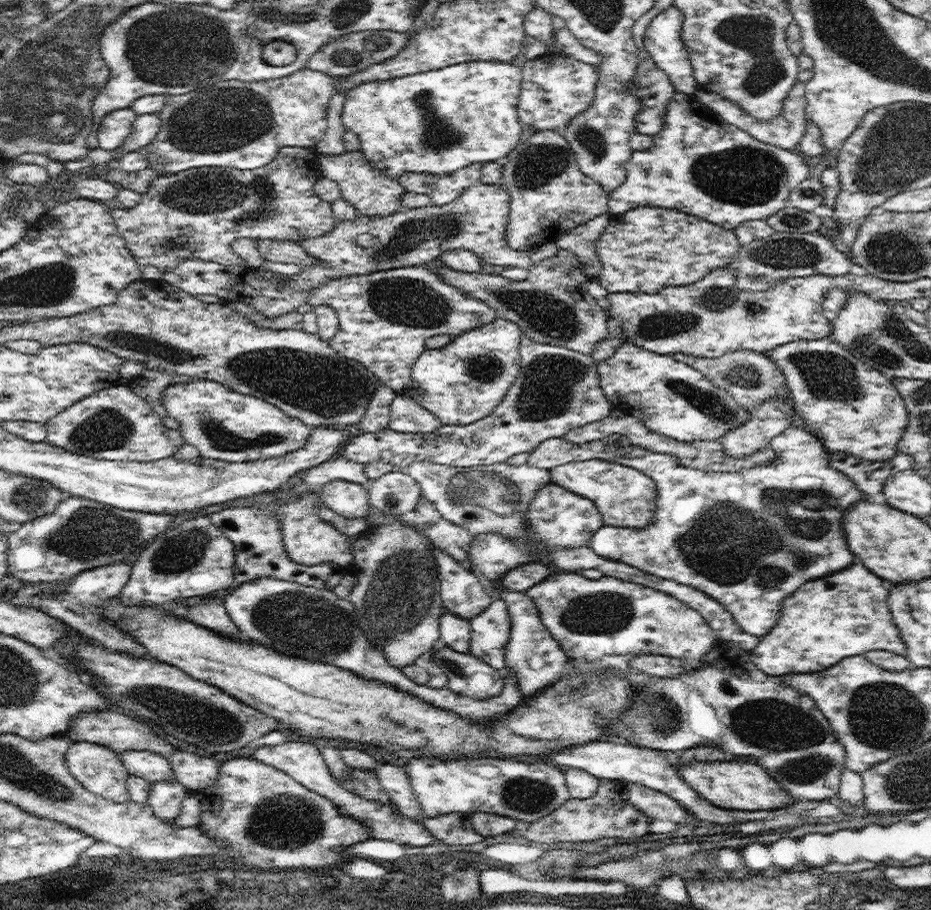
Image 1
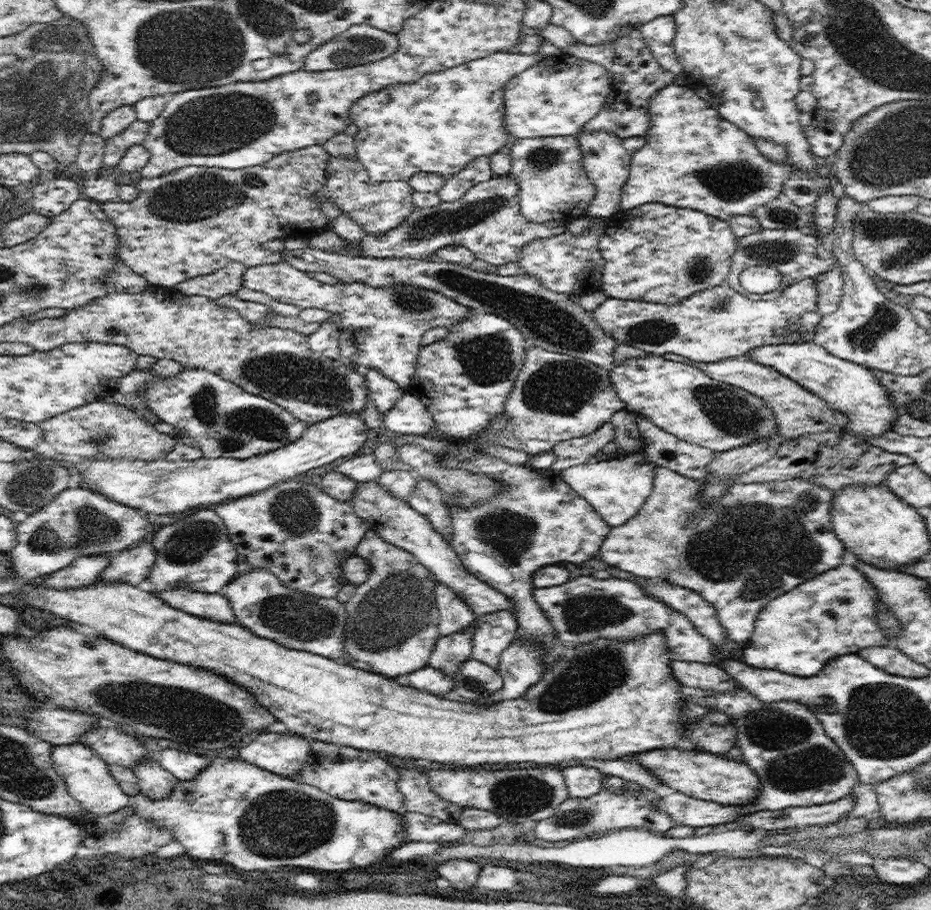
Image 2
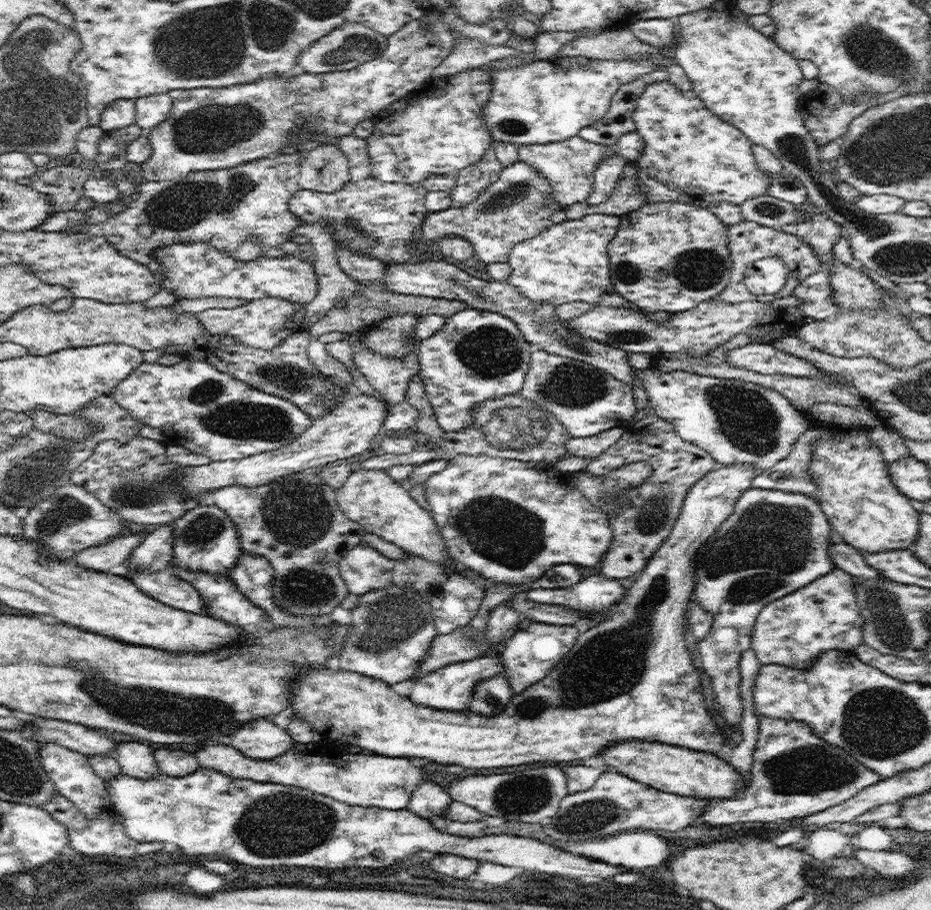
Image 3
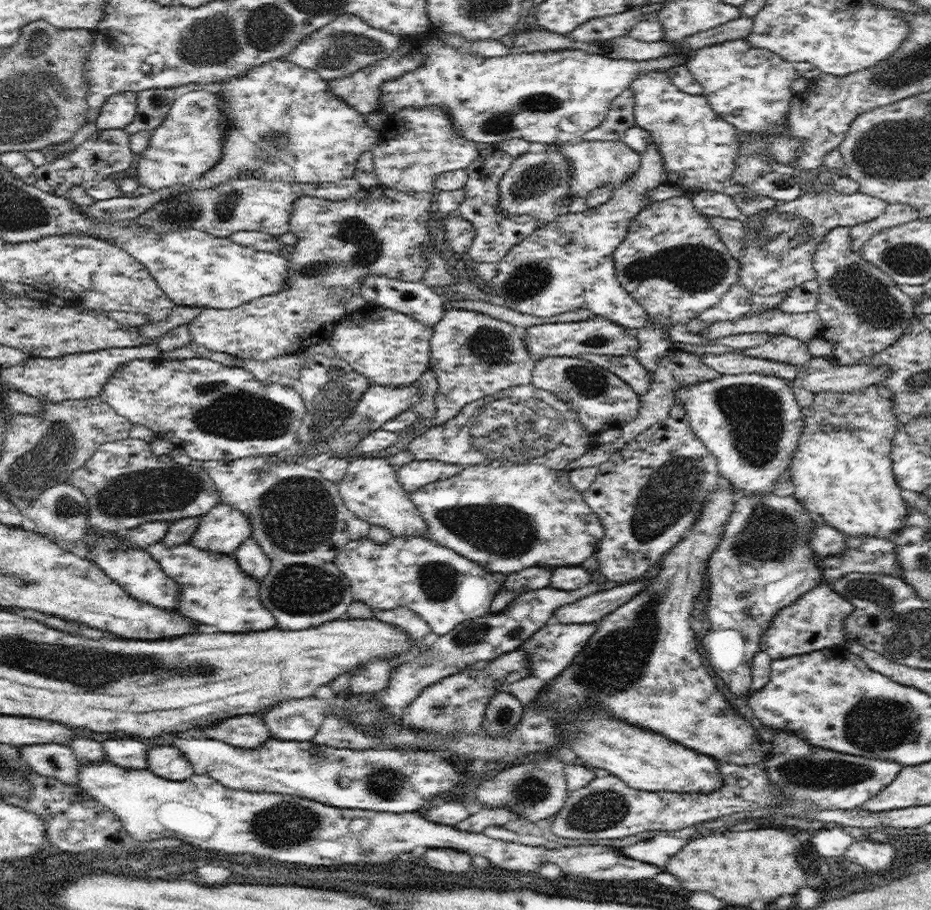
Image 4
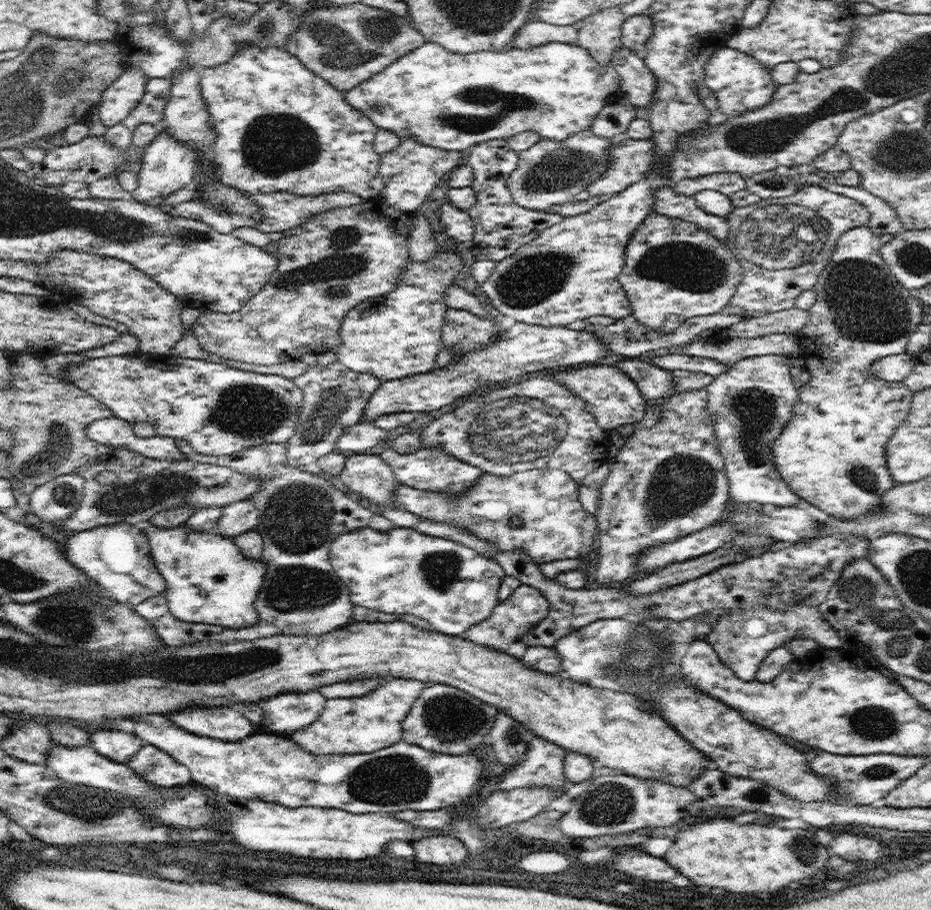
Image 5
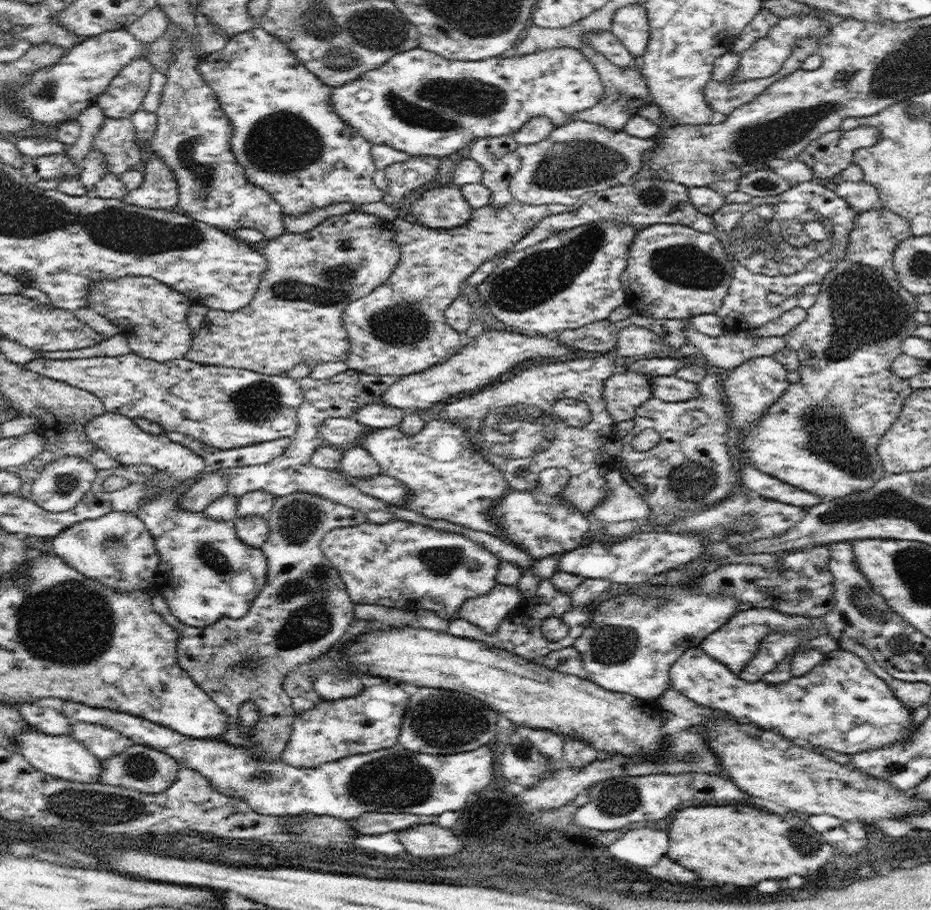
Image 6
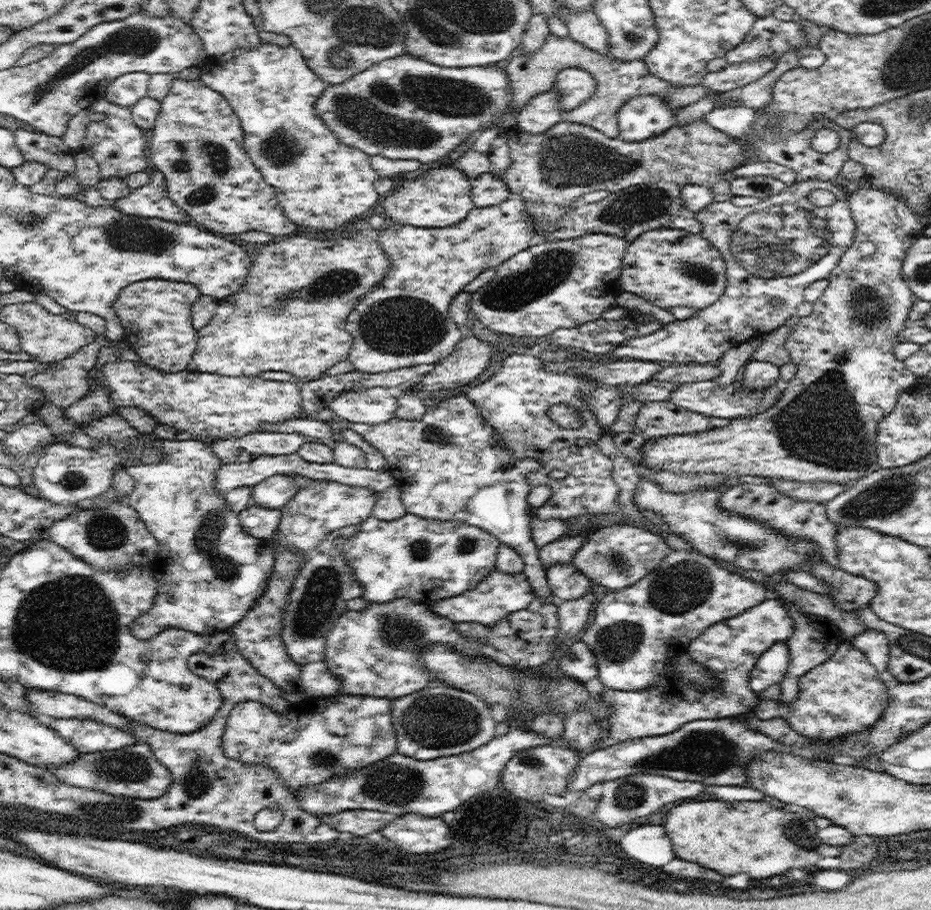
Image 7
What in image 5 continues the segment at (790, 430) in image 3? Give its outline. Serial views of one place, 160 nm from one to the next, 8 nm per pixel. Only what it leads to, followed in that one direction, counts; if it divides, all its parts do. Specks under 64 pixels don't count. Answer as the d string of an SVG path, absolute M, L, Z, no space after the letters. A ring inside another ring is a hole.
M762 355L743 358L729 366L722 374L714 377L714 380L705 389L709 399L707 409L715 418L715 433L718 437L721 455L725 460L726 478L728 478L728 494L734 505L753 504L765 507L794 507L800 500L786 485L771 455L772 447L778 435L781 435L785 424L790 422L799 392L794 386L794 380L790 372L792 365L802 365L799 358L788 358L787 355Z

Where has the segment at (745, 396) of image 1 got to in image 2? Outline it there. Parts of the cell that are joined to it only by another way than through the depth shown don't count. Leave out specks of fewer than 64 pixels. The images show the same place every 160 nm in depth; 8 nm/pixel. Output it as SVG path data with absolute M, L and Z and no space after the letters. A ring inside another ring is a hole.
M670 352L663 354L661 357L666 360L692 365L693 367L704 371L714 380L733 384L734 386L743 388L753 395L759 396L762 400L765 400L767 405L772 407L772 410L777 416L777 428L779 434L785 441L798 438L805 434L833 431L834 429L840 430L840 428L844 429L848 424L849 420L846 413L832 408L817 394L810 392L807 388L804 388L790 377L784 376L781 372L774 370L774 368L754 362L754 359L749 355L723 358L716 362L696 362L684 356L680 356L679 354L672 354Z

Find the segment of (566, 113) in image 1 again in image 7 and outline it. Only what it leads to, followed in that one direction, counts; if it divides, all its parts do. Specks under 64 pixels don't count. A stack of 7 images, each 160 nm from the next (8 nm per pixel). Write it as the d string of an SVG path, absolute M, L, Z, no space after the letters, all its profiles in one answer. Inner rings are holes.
M404 52L400 56L374 64L363 73L356 74L353 78L345 80L340 84L327 85L325 90L322 91L322 94L318 97L314 108L315 113L328 125L328 129L340 139L340 143L353 146L368 156L381 154L382 156L386 156L386 158L393 158L394 160L416 159L426 164L438 161L442 156L452 152L454 148L463 145L464 142L468 142L470 137L474 137L480 131L486 128L496 127L496 125L493 124L496 119L500 119L503 122L500 127L503 127L504 131L511 131L512 133L517 127L517 114L521 108L511 108L510 91L508 73L506 73L505 68L500 69L496 64L478 67L447 68L431 64L426 60L418 59L418 57L413 54L409 55ZM571 67L560 70L555 77L554 87L559 94L561 112L574 110L594 92L597 82L586 70Z

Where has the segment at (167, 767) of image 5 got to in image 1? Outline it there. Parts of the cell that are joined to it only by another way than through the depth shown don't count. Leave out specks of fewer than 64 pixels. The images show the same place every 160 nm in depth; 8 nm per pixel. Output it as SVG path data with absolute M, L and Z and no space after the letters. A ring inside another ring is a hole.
M178 749L171 754L169 760L173 778L191 791L213 787L218 780L221 765L211 756L200 756Z

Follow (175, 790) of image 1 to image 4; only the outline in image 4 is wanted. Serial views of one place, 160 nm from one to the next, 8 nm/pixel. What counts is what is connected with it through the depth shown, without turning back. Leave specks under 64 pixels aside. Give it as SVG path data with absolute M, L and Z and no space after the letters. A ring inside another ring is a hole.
M107 739L101 742L105 758L119 767L127 769L146 769L148 747L135 739Z

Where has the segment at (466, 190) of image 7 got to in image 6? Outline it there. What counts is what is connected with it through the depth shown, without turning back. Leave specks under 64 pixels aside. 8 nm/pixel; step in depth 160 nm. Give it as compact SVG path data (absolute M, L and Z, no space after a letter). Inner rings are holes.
M453 181L422 193L410 212L428 228L458 228L473 217L474 210Z

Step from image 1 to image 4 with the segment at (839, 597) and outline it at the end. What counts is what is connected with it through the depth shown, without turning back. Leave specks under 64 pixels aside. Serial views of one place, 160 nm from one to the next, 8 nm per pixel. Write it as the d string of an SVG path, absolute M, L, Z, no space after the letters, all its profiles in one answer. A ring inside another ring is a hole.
M821 581L774 616L771 627L762 635L760 650L776 660L830 647L845 647L848 641L844 634L843 620L853 611L854 605L834 592L830 582Z

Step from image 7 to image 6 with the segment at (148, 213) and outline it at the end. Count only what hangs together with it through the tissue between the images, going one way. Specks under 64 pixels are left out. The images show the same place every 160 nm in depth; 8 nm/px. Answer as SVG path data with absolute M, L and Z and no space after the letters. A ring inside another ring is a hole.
M156 154L146 165L142 184L123 196L123 201L142 208L171 209L177 206L178 183L174 171Z

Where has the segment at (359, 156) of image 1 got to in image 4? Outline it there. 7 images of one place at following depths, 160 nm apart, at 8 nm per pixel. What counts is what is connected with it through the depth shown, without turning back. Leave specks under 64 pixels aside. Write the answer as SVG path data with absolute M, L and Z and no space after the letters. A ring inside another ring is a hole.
M382 184L372 186L371 188L362 188L352 198L346 200L333 201L328 196L303 196L299 198L293 206L291 217L289 220L290 232L296 234L299 237L295 243L294 250L288 257L287 270L288 280L286 280L286 288L280 292L264 295L260 298L249 300L238 308L208 308L202 309L202 312L194 320L187 323L189 332L194 342L200 346L218 351L226 352L239 358L253 358L254 360L270 360L271 358L278 358L279 356L286 356L287 354L294 354L295 352L303 352L309 346L314 344L322 344L322 342L328 342L331 334L336 330L336 327L341 322L341 318L345 316L345 302L347 298L350 298L353 294L361 293L361 284L368 275L380 275L382 277L390 279L400 279L402 281L420 281L423 279L427 266L427 258L425 254L429 249L431 242L428 228L428 220L430 220L430 204L432 204L433 196L436 196L435 192L400 192L395 188L390 188Z

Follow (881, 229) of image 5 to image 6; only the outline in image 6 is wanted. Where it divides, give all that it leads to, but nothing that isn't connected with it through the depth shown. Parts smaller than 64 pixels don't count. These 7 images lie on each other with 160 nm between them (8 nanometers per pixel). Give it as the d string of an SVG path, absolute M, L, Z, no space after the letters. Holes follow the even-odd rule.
M842 180L836 185L834 192L848 202L857 213L881 206L879 194L870 183Z

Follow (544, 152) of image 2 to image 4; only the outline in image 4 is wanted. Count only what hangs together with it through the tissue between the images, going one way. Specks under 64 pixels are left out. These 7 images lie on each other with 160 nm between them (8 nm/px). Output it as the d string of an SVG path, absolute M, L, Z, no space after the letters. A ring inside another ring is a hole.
M622 140L616 141L581 141L577 144L559 146L564 156L571 162L571 196L586 198L593 190L606 183L619 185L629 178L641 165L641 154Z

